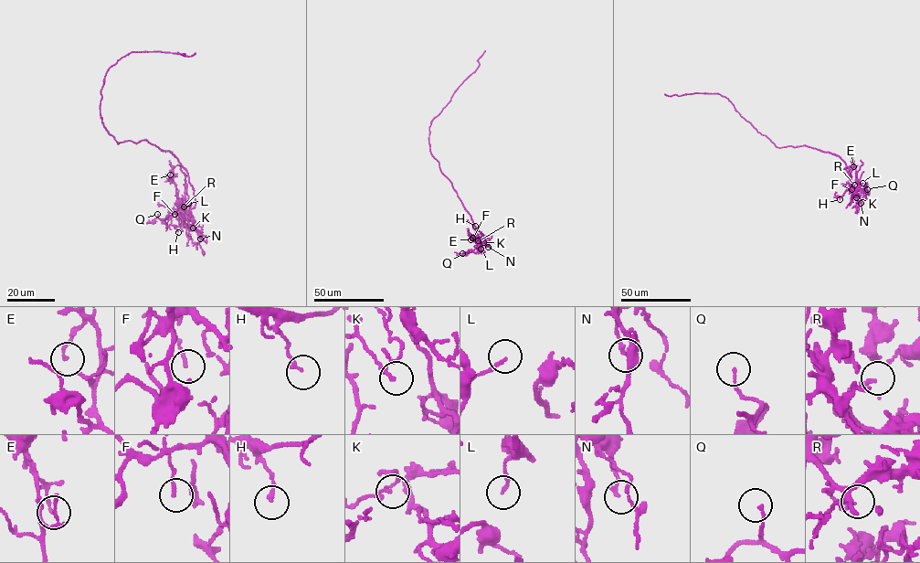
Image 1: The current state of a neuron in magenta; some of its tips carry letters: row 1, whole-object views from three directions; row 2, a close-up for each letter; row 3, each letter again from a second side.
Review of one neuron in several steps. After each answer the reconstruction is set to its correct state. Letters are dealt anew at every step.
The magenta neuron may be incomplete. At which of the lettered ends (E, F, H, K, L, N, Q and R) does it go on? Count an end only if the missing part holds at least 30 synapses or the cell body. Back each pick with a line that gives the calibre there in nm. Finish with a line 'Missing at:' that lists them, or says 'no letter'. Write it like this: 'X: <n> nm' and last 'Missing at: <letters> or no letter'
Missing at: no letter

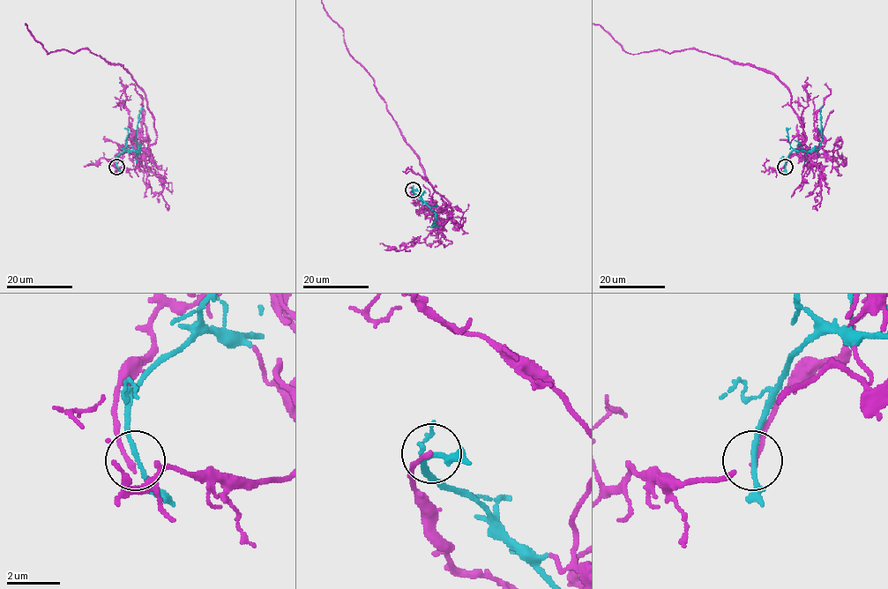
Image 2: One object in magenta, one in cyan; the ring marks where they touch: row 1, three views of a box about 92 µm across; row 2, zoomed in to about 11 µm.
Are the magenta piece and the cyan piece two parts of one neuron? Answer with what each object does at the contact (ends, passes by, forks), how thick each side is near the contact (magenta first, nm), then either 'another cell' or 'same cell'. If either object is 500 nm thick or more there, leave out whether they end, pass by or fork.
magenta ends there; cyan passes by; 190 nm thick on the magenta side, 170 nm on the other; another cell

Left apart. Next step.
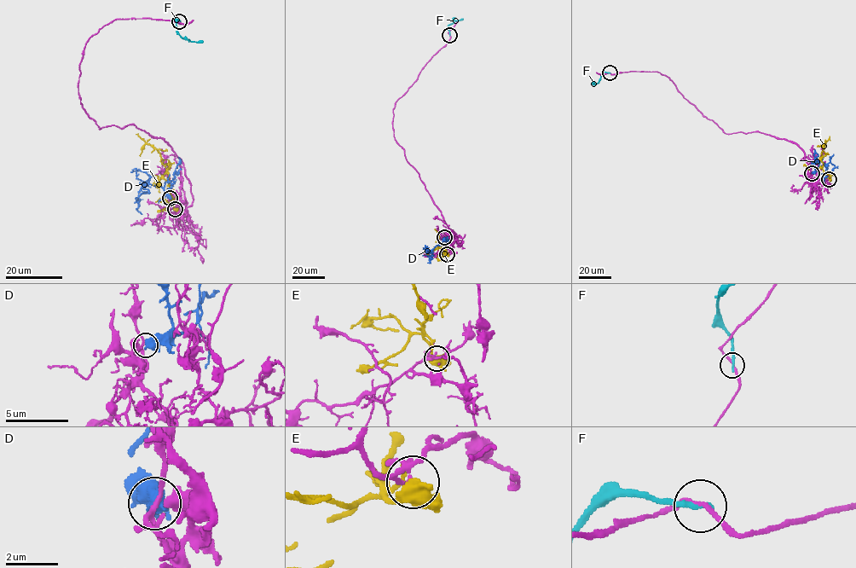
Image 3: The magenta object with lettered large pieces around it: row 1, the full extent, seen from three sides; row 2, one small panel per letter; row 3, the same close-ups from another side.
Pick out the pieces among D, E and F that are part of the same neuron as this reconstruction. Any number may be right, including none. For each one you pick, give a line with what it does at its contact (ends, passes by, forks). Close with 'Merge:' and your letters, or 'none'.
D: It ends there
Merge: D

